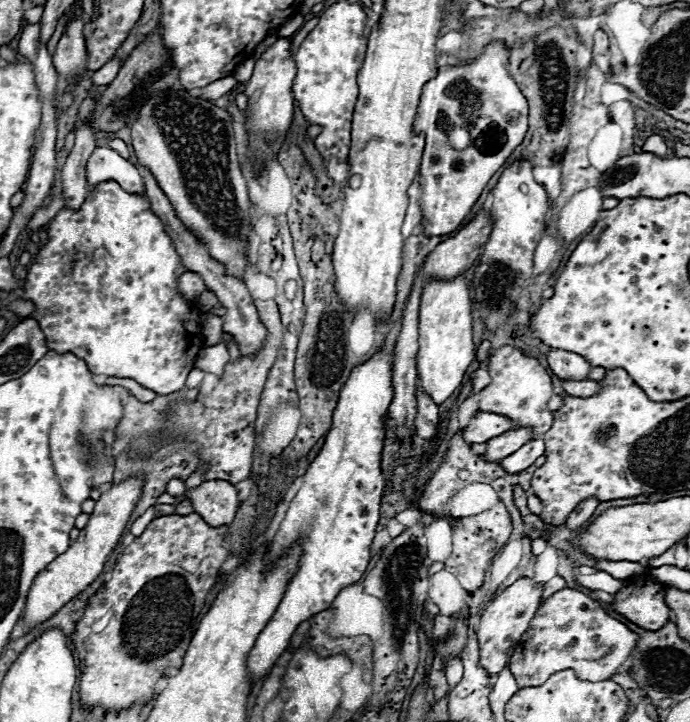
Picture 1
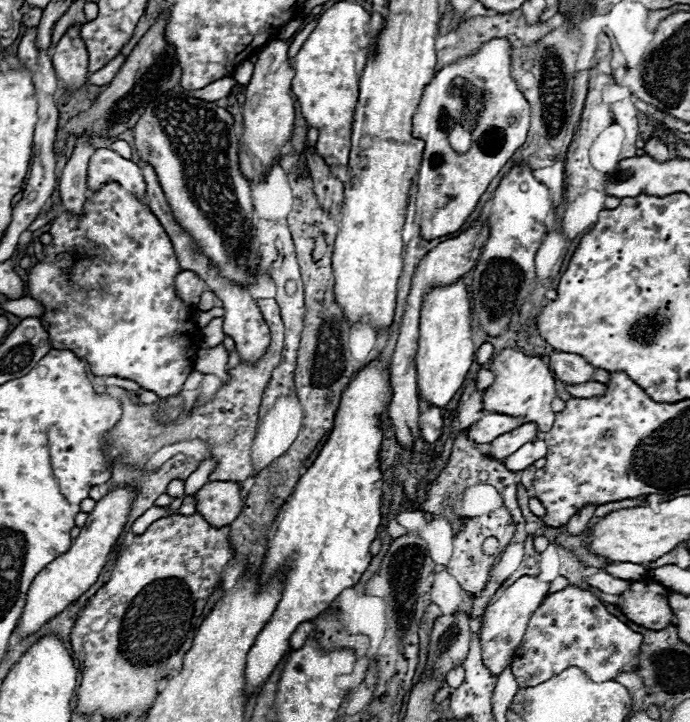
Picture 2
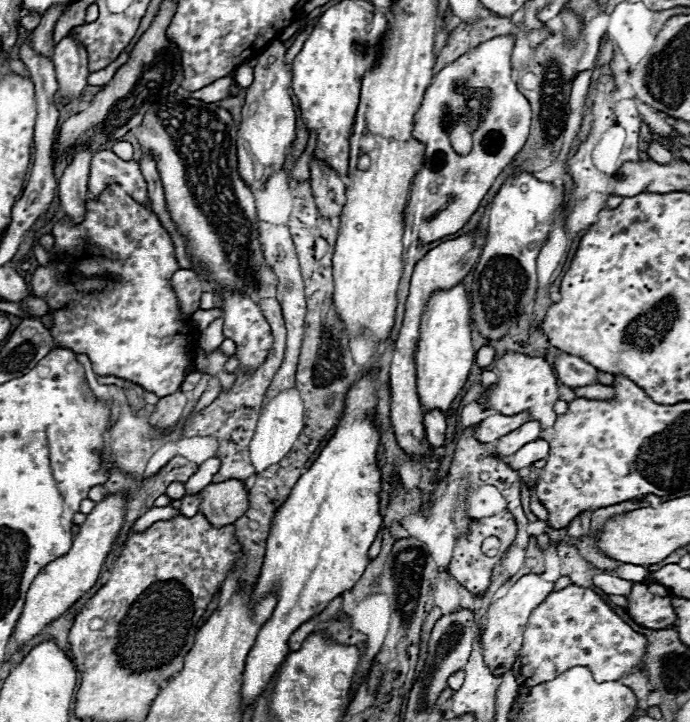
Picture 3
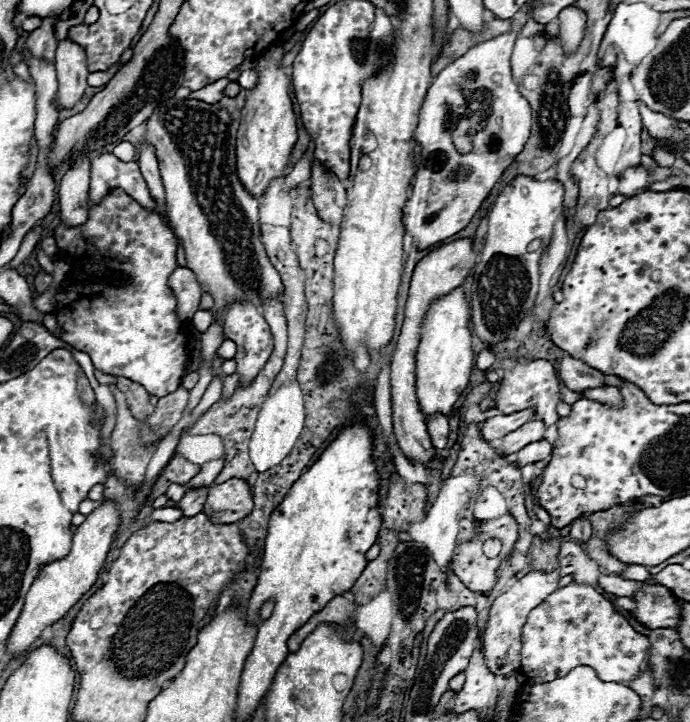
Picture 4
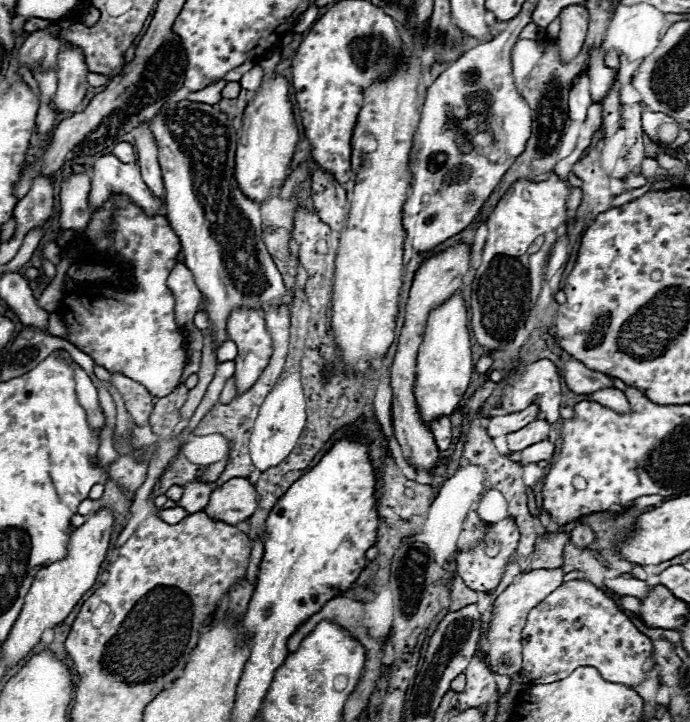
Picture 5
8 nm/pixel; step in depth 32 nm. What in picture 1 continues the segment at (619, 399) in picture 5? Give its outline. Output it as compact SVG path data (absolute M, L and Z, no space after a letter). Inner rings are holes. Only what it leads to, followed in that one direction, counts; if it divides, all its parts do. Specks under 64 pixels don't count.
M562 380L562 388L570 396L592 396L598 392L598 382L594 380Z

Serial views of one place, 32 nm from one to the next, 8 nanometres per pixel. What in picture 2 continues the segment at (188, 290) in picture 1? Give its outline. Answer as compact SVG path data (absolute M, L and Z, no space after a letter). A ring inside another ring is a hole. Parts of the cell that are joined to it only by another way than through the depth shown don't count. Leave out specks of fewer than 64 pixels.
M184 270L176 276L176 292L188 308L194 308L194 310L198 308L200 294L204 290L206 290L206 284L196 274L186 274L186 270Z

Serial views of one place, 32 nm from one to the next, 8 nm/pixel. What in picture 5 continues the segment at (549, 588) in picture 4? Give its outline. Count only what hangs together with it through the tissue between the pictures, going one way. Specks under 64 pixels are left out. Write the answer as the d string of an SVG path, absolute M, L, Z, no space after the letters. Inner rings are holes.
M562 568L556 570L532 570L522 574L512 586L508 586L494 602L494 610L492 610L492 620L488 626L488 634L486 634L486 664L490 666L492 672L496 674L504 674L504 676L514 676L520 672L522 668L522 628L526 624L526 616L528 612L538 606L550 592L554 592L554 588L558 588L562 584L564 572Z

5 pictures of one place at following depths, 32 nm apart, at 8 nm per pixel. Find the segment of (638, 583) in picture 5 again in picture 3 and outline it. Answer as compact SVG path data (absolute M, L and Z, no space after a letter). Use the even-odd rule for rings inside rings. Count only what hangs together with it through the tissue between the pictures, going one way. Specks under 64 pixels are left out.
M600 572L600 574L596 574L596 576L592 578L592 584L594 584L596 588L600 588L604 594L624 596L626 592L630 592L630 588L632 588L634 582L622 580L622 578L618 578L618 576L610 574L610 572Z

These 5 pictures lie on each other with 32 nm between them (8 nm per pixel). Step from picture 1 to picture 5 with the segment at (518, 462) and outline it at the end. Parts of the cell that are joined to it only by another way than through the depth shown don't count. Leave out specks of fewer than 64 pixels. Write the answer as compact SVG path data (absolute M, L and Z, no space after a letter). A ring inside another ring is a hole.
M542 440L542 442L530 444L522 452L518 452L518 458L520 458L518 462L524 466L524 464L530 464L530 462L552 460L552 454L554 454L554 444L548 442L548 440Z

